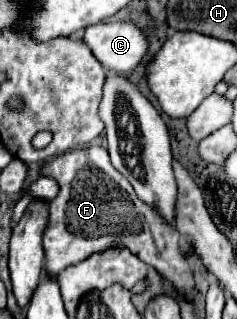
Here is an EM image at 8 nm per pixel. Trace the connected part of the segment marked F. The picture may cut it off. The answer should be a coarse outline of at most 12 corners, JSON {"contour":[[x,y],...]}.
{"contour":[[102,146],[40,168],[44,270],[124,246],[194,300],[178,232]]}

